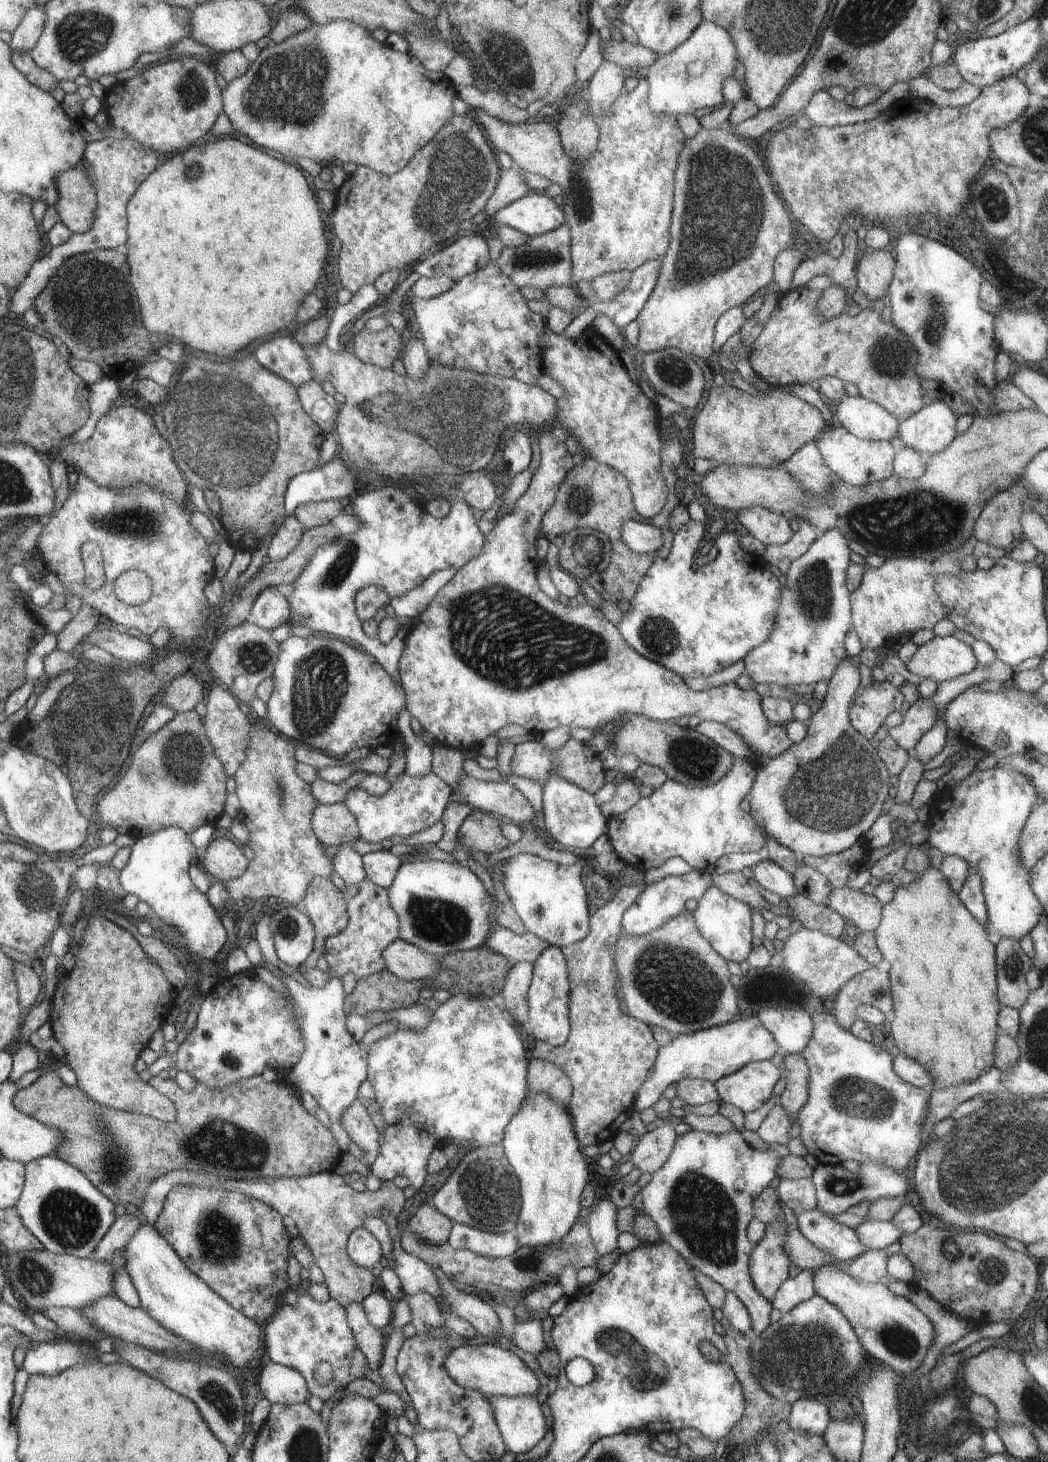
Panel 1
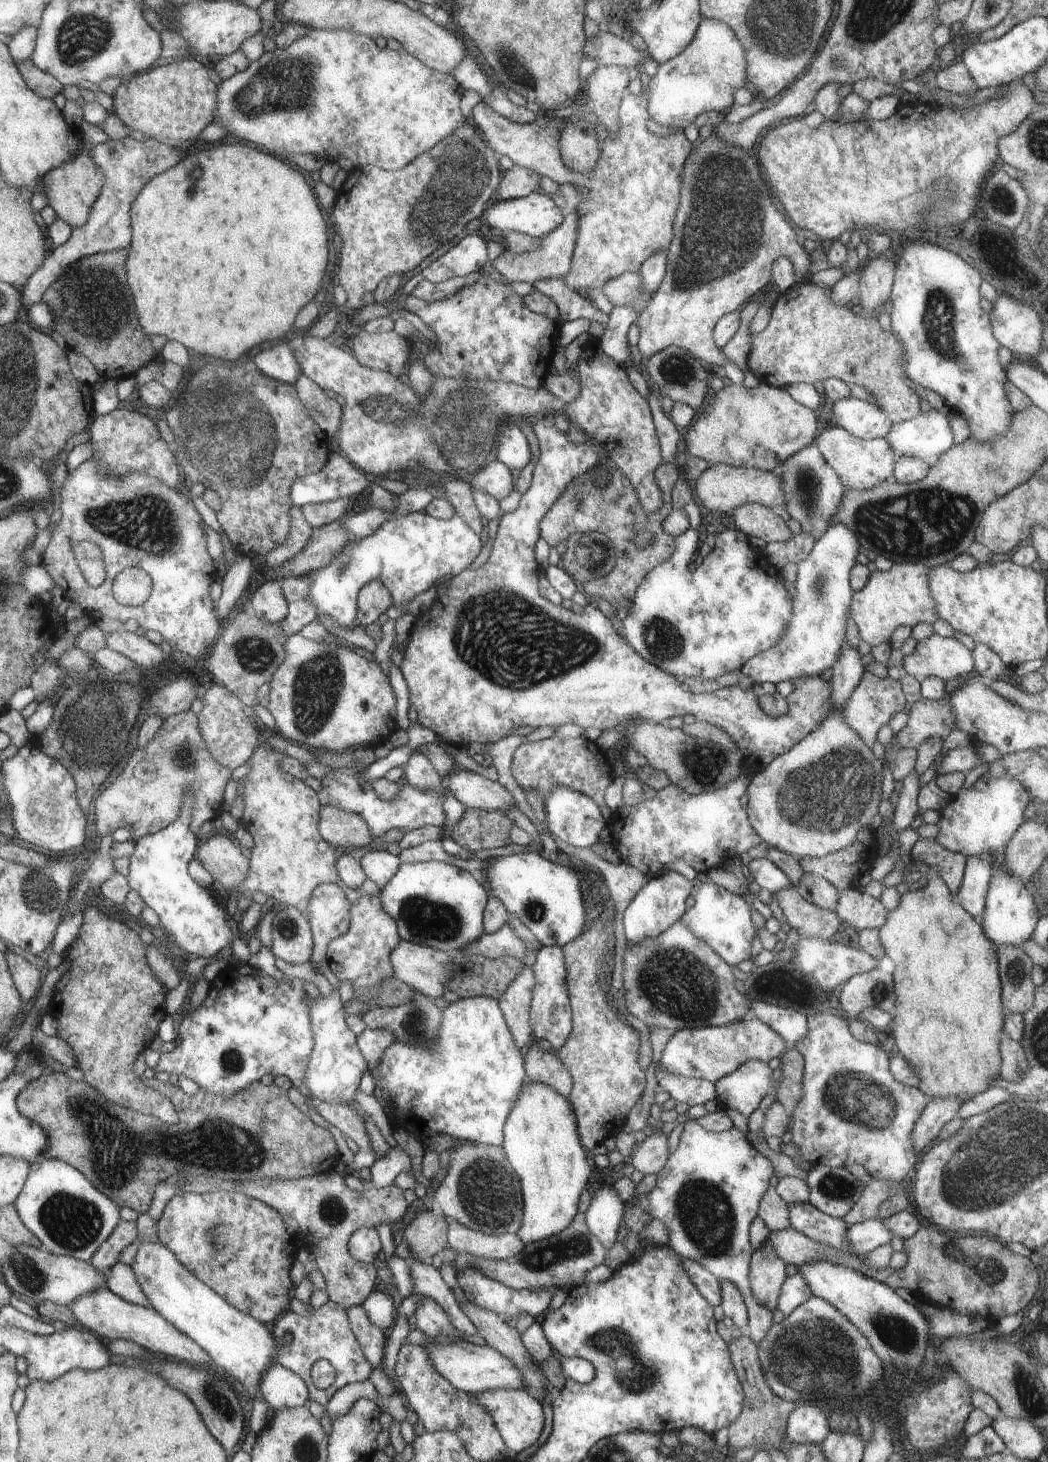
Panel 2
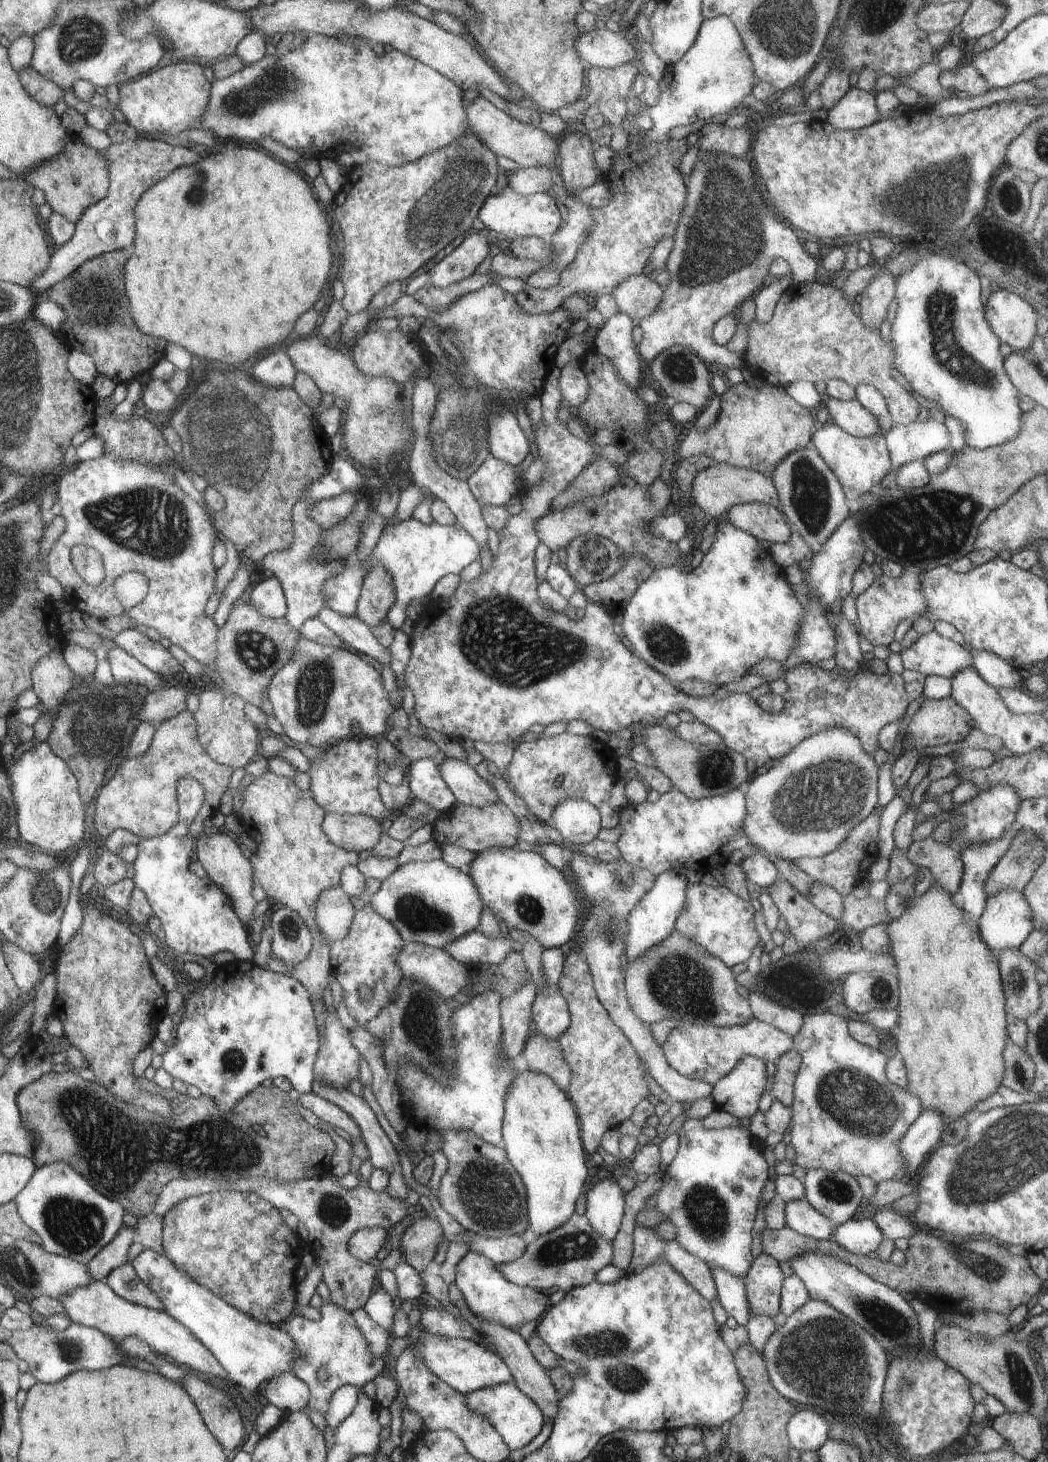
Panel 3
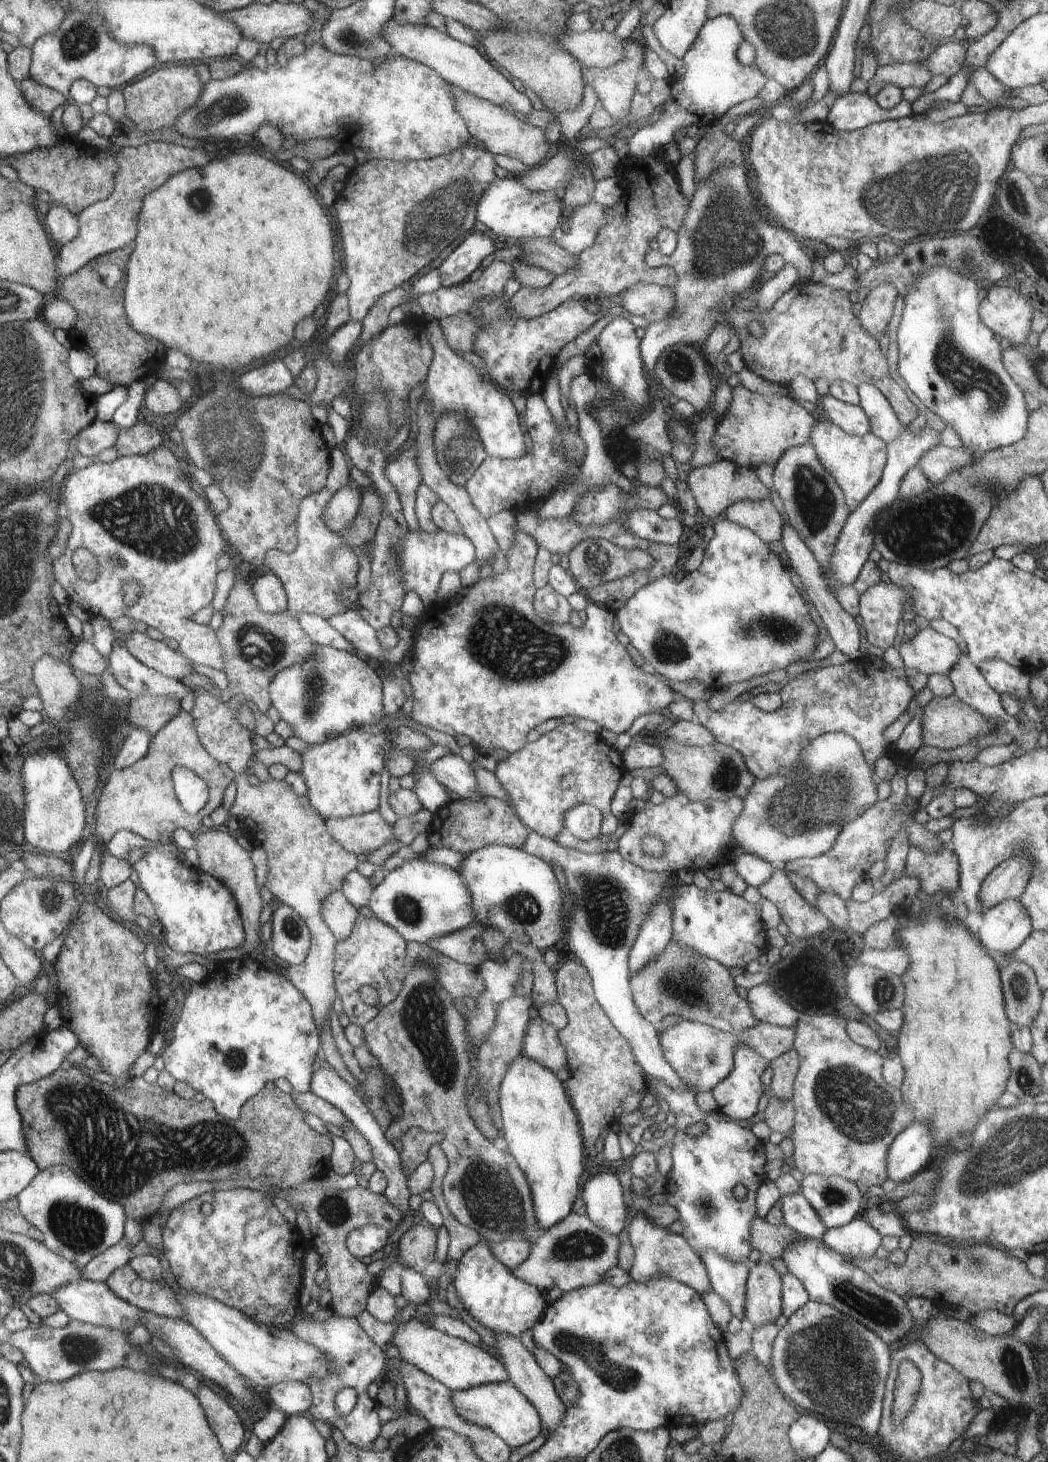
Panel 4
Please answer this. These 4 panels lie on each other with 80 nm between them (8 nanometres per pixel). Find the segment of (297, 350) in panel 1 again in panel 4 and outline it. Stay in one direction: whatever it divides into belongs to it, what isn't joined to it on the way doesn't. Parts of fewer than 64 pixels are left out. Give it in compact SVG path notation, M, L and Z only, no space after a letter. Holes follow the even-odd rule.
M282 358L264 363L264 366L254 368L240 376L236 382L238 388L253 397L267 397L294 390L294 376L283 363Z

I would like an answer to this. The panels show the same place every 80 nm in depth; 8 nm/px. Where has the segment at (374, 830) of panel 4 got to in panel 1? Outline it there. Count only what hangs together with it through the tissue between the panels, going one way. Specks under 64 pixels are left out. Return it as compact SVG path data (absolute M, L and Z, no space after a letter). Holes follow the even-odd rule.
M342 802L319 804L313 822L315 833L325 846L352 845L360 839L358 819Z

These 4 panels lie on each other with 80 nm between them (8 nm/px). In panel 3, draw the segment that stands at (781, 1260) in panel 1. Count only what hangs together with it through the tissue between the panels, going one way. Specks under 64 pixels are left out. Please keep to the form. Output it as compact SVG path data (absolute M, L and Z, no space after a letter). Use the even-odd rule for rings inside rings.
M762 1253L755 1258L750 1272L743 1278L751 1314L771 1319L781 1312L780 1290L783 1290L784 1274L778 1268L778 1260Z

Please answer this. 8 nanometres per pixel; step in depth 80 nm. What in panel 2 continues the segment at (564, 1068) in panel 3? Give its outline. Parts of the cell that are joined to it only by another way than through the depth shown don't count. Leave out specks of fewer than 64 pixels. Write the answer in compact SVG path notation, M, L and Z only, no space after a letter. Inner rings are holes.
M535 1040L524 1050L527 1075L530 1081L546 1083L568 1097L573 1089L573 1078L555 1050L543 1049Z

